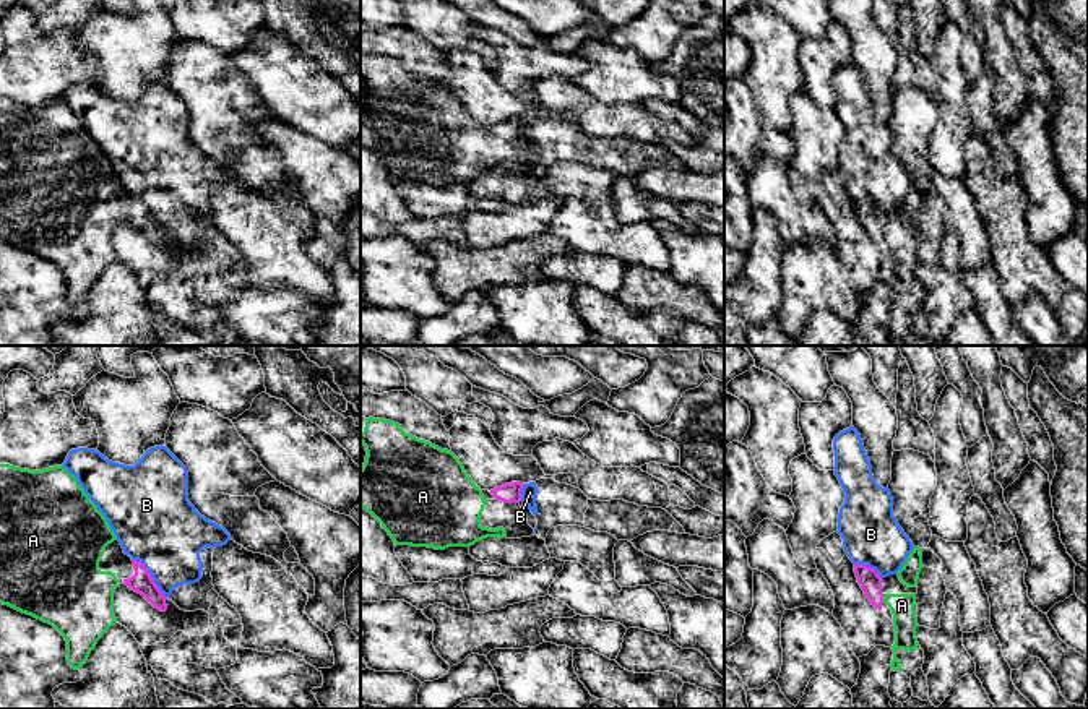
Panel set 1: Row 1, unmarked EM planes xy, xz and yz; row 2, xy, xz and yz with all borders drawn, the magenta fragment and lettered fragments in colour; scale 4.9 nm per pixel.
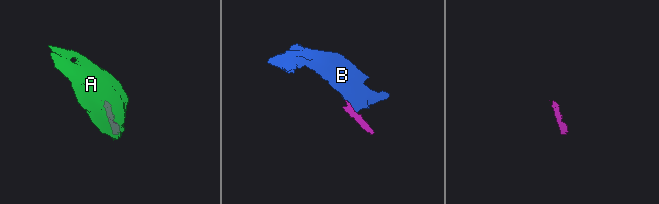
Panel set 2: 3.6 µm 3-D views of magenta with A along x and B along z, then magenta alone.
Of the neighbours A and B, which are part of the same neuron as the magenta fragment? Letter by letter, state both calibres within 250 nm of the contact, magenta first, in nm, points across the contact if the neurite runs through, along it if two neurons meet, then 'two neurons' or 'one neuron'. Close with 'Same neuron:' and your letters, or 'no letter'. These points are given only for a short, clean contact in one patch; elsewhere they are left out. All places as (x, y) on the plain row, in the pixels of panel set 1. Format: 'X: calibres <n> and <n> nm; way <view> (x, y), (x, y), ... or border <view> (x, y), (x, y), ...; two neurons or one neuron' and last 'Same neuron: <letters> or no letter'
A: calibres 110 and 120 nm; one neuron
B: calibres 110 and 380 nm; border xy (132, 195), (143, 201), (166, 234); two neurons
Same neuron: A

